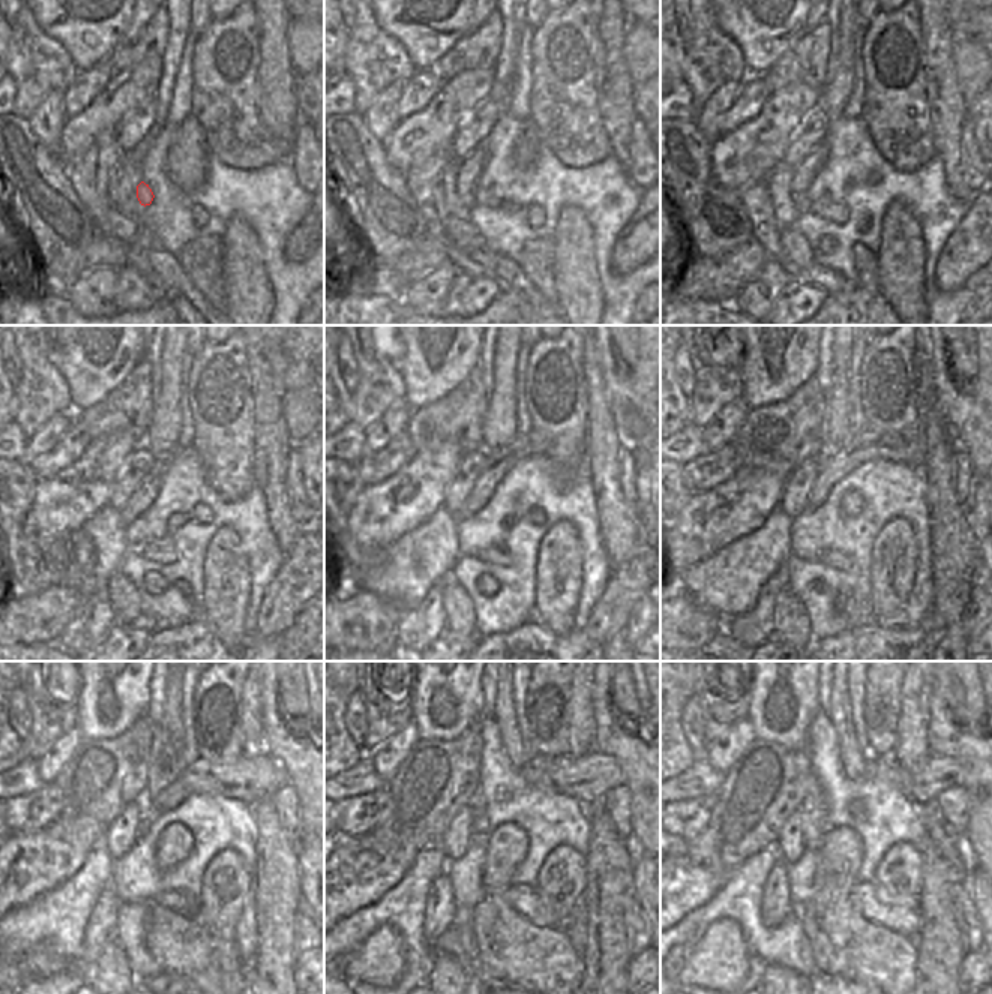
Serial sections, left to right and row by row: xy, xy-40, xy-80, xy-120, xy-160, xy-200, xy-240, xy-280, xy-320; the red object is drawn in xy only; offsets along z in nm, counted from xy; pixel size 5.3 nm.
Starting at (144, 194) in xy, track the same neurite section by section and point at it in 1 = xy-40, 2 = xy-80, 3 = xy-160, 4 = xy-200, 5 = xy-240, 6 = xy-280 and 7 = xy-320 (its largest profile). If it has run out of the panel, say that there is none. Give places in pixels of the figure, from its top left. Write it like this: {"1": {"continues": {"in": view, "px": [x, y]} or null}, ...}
{"1": {"continues": {"in": "xy-40", "px": [482, 197]}}, "2": {"continues": {"in": "xy-80", "px": [835, 212]}}, "3": {"continues": {"in": "xy-160", "px": [499, 555]}}, "4": {"continues": {"in": "xy-200", "px": [838, 559]}}, "5": {"continues": {"in": "xy-240", "px": [177, 900]}}, "6": {"continues": {"in": "xy-280", "px": [524, 900]}}, "7": {"continues": {"in": "xy-320", "px": [902, 915]}}}

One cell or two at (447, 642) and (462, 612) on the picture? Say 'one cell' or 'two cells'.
two cells

